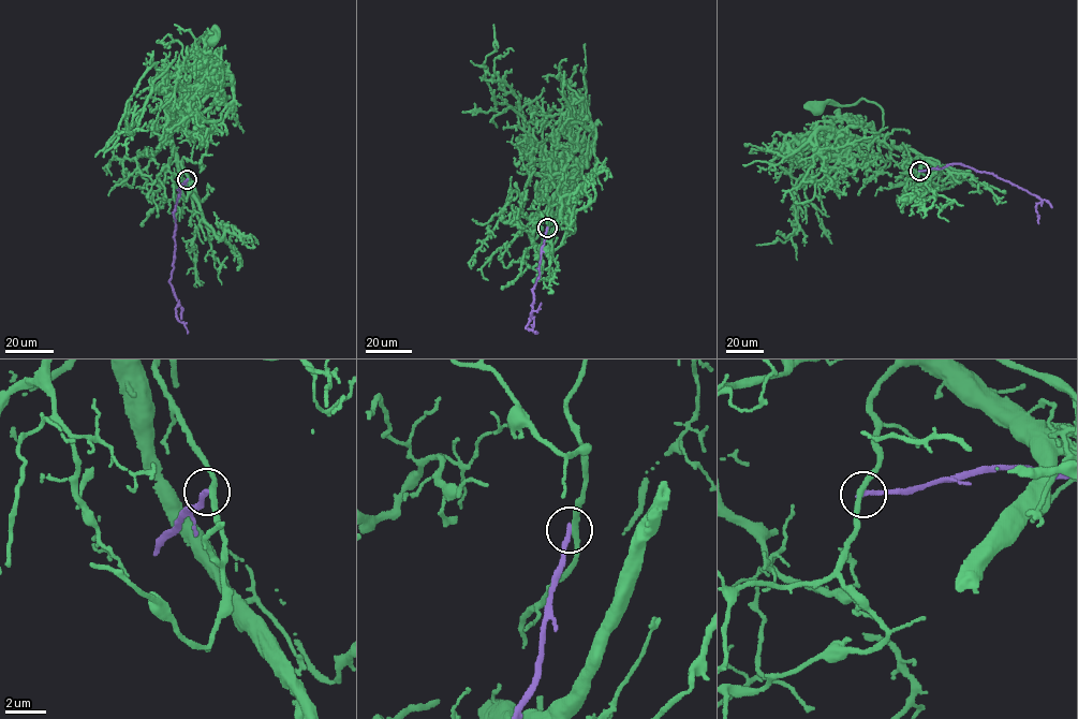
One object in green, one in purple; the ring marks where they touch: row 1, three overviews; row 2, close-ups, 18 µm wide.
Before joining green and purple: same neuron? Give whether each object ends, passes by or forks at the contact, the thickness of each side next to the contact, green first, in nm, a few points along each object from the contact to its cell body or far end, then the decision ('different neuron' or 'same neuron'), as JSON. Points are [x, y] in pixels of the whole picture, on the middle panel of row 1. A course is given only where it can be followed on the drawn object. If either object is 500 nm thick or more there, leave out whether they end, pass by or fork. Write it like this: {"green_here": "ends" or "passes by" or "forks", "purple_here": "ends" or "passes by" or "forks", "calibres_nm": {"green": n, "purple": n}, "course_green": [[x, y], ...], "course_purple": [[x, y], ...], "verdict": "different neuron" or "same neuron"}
{"green_here": "passes by", "purple_here": "ends", "calibres_nm": {"green": 280, "purple": 260}, "course_green": [[547, 228], [538, 246], [533, 243], [535, 219], [544, 214], [574, 232], [561, 205], [578, 164]], "course_purple": [[547, 228], [538, 278], [533, 289], [532, 312], [526, 327], [532, 329], [531, 311], [537, 309], [541, 303]], "verdict": "different neuron"}

